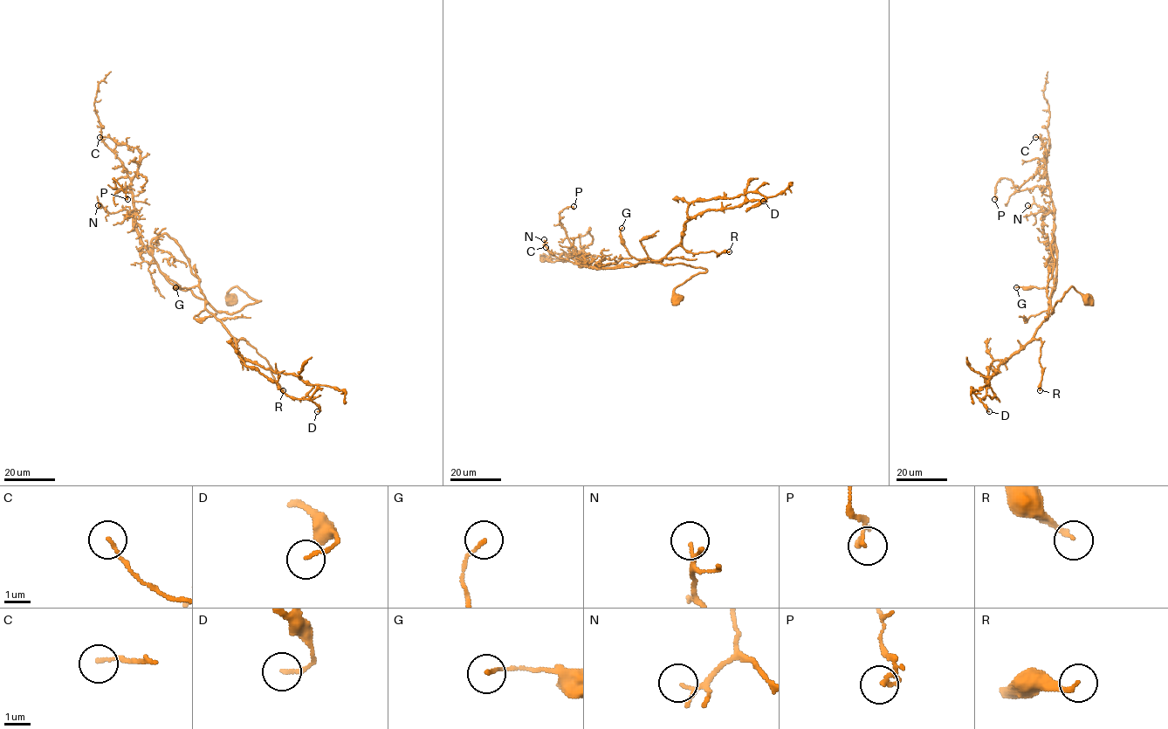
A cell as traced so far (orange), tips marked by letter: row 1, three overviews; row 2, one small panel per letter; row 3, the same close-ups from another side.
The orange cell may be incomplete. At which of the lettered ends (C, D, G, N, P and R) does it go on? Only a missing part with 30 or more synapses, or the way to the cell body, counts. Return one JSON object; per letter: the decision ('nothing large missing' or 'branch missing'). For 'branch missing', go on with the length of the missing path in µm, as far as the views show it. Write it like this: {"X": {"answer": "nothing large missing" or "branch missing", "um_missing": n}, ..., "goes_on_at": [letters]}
{"C": {"answer": "nothing large missing"}, "D": {"answer": "nothing large missing"}, "G": {"answer": "nothing large missing"}, "N": {"answer": "nothing large missing"}, "P": {"answer": "branch missing", "um_missing": 15}, "R": {"answer": "nothing large missing"}, "goes_on_at": ["P"]}

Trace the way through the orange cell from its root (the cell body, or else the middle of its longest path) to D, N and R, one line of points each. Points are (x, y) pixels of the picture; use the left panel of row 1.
D: (230, 300), (237, 286), (260, 300), (232, 313), (205, 306), (241, 360), (288, 395), (311, 399), (317, 411)
N: (230, 300), (237, 286), (260, 300), (216, 312), (166, 278), (127, 209), (98, 205)
R: (230, 300), (228, 292), (237, 286), (260, 300), (232, 313), (208, 303), (205, 307), (266, 360), (283, 390)

